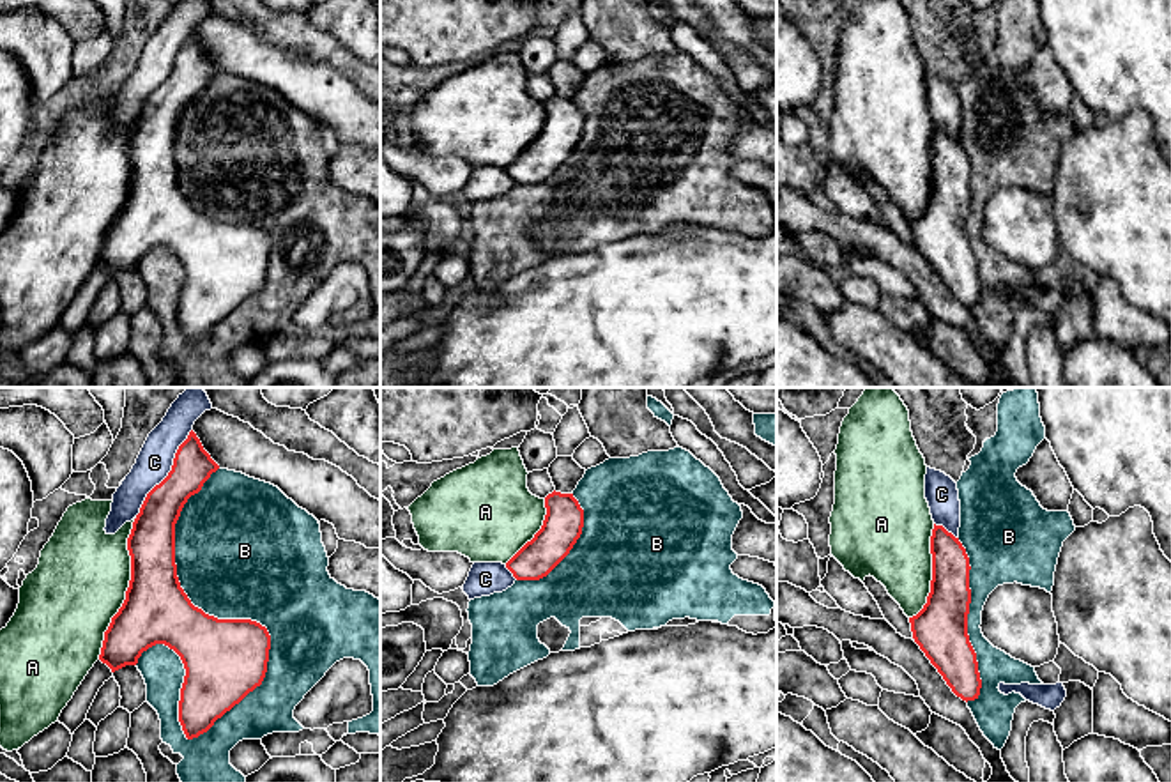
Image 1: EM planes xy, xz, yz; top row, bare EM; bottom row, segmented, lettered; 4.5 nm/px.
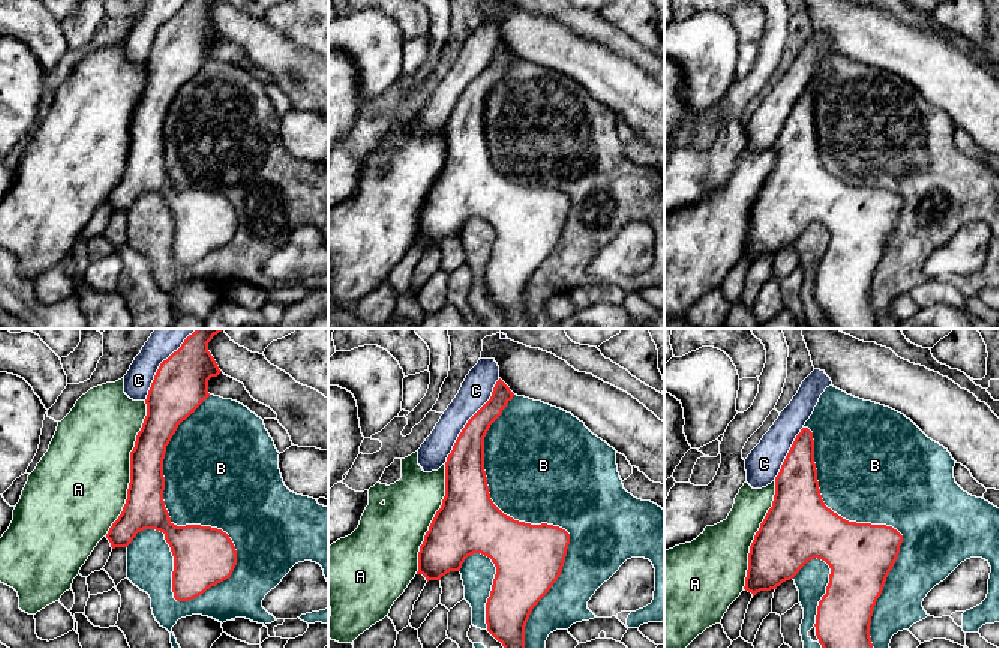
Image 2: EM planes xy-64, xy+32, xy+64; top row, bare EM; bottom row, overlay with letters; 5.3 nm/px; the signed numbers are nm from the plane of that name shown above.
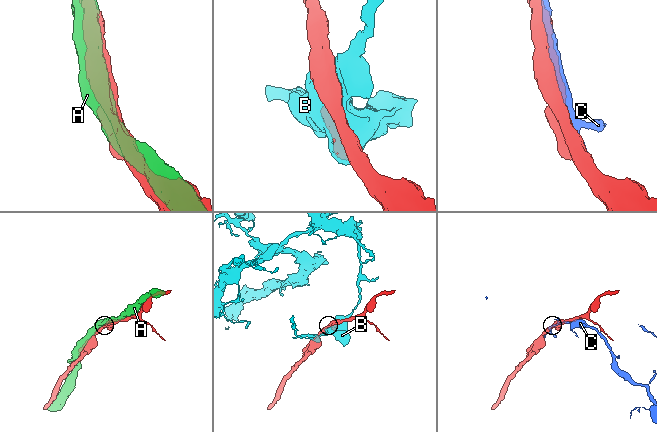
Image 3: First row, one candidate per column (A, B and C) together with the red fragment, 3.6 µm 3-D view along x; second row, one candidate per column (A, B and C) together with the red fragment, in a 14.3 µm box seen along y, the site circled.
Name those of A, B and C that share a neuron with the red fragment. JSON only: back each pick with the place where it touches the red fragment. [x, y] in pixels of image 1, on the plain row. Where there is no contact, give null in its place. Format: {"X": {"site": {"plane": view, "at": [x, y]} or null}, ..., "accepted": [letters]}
{"A": {"site": {"plane": "xy", "at": [128, 193]}}, "accepted": ["A"]}

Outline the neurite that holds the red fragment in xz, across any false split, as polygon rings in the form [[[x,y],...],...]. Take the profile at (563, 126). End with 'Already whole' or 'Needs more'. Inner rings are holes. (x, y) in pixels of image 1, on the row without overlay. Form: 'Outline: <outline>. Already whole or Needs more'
Outline: [[[518,51],[494,53],[432,87],[409,115],[419,149],[428,156],[458,156],[471,166],[502,166],[517,184],[547,180],[582,138],[584,113],[573,97],[545,103],[527,92],[527,73]]]. Needs more

